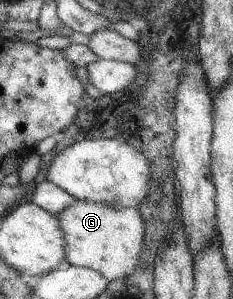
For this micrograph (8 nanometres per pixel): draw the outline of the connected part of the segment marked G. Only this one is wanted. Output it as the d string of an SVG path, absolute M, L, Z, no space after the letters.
M76 200L54 217L63 233L66 264L93 269L108 281L134 273L145 235L145 223L138 209Z

